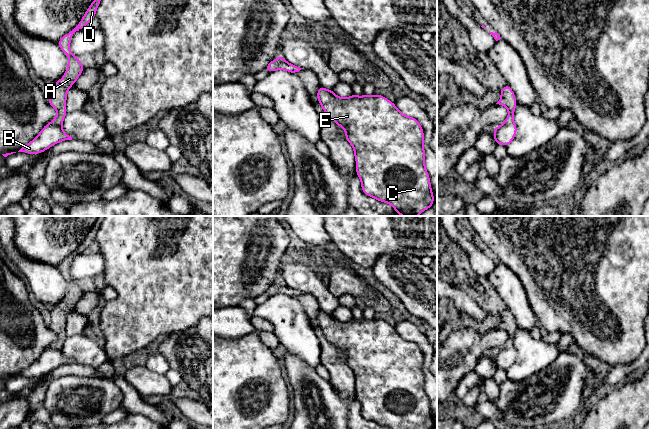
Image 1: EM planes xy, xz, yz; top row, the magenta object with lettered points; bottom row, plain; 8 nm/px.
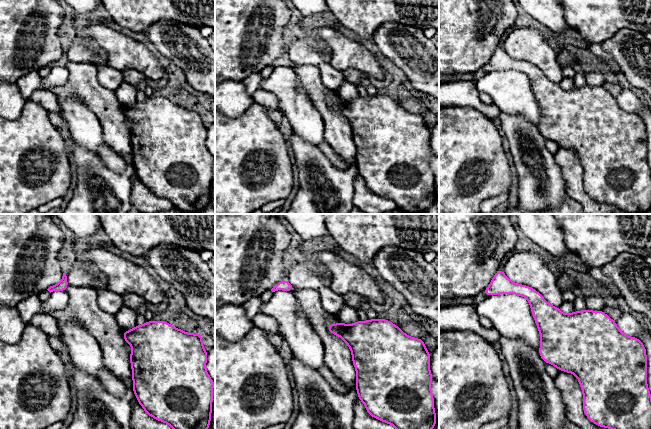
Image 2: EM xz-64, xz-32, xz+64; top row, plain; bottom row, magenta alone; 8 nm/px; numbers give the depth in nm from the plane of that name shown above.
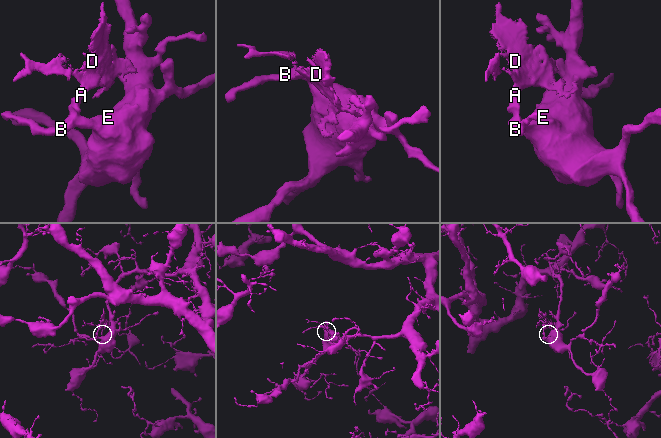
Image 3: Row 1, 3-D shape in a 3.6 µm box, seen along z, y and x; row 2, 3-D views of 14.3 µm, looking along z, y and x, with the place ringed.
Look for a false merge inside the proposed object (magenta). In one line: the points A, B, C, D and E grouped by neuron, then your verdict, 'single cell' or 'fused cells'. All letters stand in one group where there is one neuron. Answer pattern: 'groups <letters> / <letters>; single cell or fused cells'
groups A B C D E; single cell

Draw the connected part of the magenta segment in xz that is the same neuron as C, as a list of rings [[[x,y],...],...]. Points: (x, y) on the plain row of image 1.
[[[320,310],[317,323],[328,342],[345,353],[345,362],[354,374],[356,397],[361,403],[364,418],[390,429],[433,429],[435,421],[425,391],[424,356],[417,343],[404,339],[393,326],[382,319],[364,318],[359,321],[353,318],[348,322],[341,322],[333,314]]]

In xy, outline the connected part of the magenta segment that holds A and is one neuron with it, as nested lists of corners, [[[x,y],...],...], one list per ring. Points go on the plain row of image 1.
[[[105,216],[97,217],[97,220],[86,234],[79,248],[57,266],[60,273],[67,279],[69,283],[67,294],[64,300],[50,311],[51,320],[47,325],[50,330],[56,333],[57,340],[50,347],[45,349],[40,357],[30,367],[22,371],[18,376],[39,378],[61,365],[72,364],[72,361],[63,355],[61,349],[67,339],[66,323],[68,313],[74,309],[85,292],[83,288],[78,285],[78,280],[71,277],[70,265],[76,255],[84,253],[84,251],[93,242],[95,242],[96,234],[102,224],[104,217]]]

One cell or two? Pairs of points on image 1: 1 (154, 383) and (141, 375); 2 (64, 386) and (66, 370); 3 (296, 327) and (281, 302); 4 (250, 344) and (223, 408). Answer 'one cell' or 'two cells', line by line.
1: one cell
2: two cells
3: one cell
4: one cell

